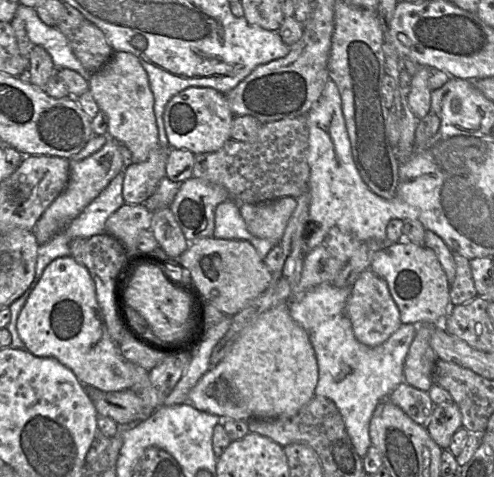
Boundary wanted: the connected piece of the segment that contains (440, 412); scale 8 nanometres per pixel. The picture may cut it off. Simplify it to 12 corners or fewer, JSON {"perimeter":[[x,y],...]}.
{"perimeter":[[454,402],[434,406],[426,430],[443,450],[461,427]]}

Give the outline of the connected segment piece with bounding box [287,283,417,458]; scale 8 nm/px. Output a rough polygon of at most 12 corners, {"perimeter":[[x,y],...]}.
{"perimeter":[[323,283],[287,304],[307,332],[315,397],[336,405],[356,453],[375,408],[404,382],[417,326],[369,347]]}

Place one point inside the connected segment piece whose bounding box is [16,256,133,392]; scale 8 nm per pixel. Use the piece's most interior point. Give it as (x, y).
(61, 319)

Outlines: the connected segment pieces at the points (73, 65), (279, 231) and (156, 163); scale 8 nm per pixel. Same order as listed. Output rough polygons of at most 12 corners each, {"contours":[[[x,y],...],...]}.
{"contours":[[[20,5],[30,41],[47,51],[57,69],[92,74],[68,38],[46,25],[35,8]],[[281,197],[240,203],[251,234],[279,244],[297,206]],[[169,149],[123,170],[126,204],[143,204],[166,177]]]}

